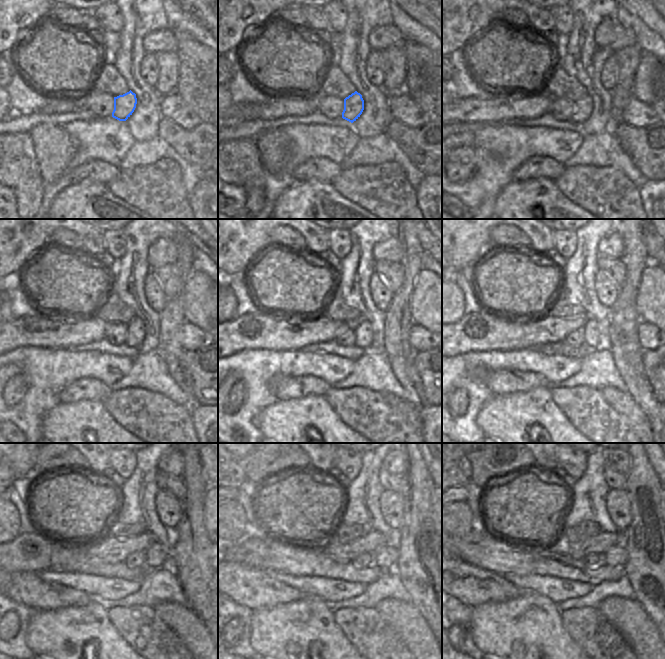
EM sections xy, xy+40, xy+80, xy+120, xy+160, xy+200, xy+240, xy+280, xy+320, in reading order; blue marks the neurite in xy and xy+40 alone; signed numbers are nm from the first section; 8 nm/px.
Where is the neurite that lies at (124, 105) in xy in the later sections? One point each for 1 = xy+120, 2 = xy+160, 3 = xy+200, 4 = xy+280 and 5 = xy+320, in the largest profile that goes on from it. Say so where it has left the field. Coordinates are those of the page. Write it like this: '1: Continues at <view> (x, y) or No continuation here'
1: Continues at xy+120 (136, 330)
2: Continues at xy+160 (363, 330)
3: Continues at xy+200 (591, 335)
4: Continues at xy+280 (386, 556)
5: Continues at xy+320 (616, 556).

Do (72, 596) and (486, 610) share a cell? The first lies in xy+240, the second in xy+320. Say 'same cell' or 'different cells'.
different cells

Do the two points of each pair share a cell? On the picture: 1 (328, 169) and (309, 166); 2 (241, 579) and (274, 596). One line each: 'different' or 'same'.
1: same
2: same

